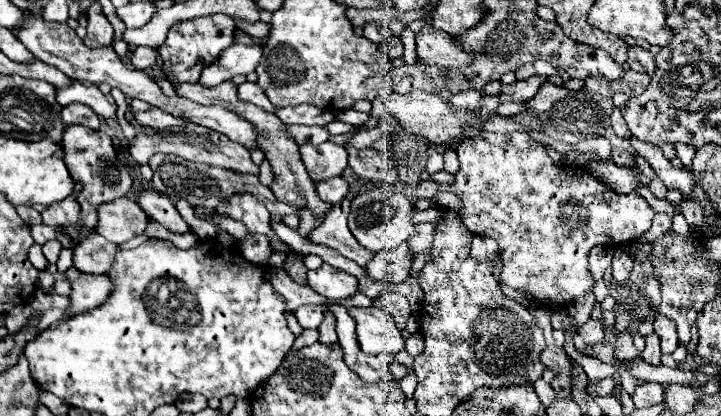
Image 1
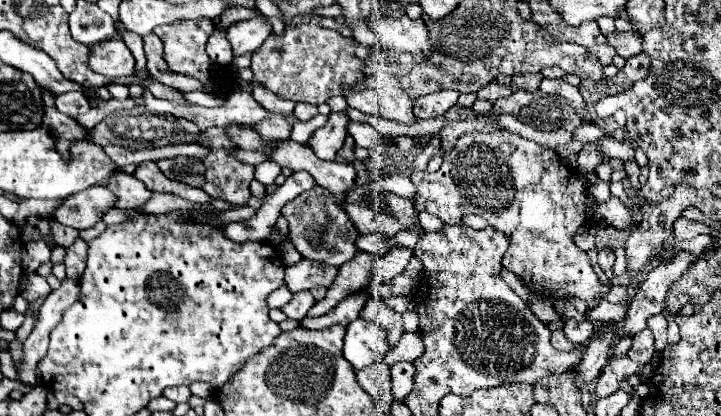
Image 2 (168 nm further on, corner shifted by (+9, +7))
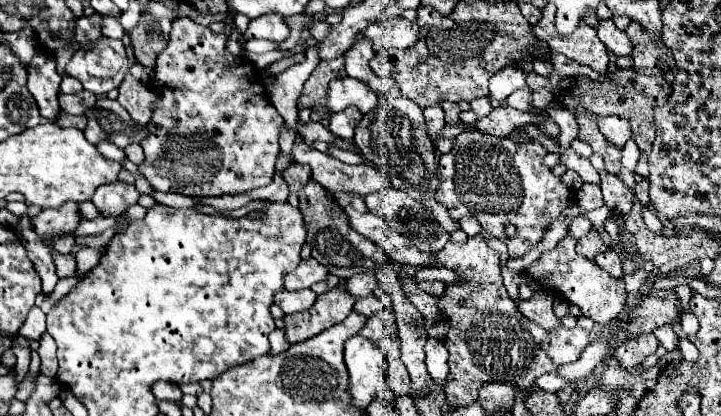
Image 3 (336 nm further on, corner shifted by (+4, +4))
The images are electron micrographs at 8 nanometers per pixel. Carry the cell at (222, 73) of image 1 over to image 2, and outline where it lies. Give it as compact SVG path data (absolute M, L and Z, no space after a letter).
M257 14L255 18L235 22L227 32L227 38L233 46L233 54L241 56L247 52L255 52L271 34L273 34L273 28L267 22L267 18L263 14Z

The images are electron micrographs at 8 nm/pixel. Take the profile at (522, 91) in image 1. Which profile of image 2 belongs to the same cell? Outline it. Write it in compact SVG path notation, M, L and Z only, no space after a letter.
M495 80L477 92L479 100L489 100L489 102L495 102L497 98L507 98L507 96L511 96L511 86L501 86Z

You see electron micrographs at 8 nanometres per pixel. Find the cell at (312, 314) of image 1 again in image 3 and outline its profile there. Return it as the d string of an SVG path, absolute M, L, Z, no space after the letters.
M304 289L304 291L278 291L276 293L276 299L274 303L286 313L286 315L292 315L292 313L300 313L300 311L306 311L314 305L316 301L316 293L312 289Z

